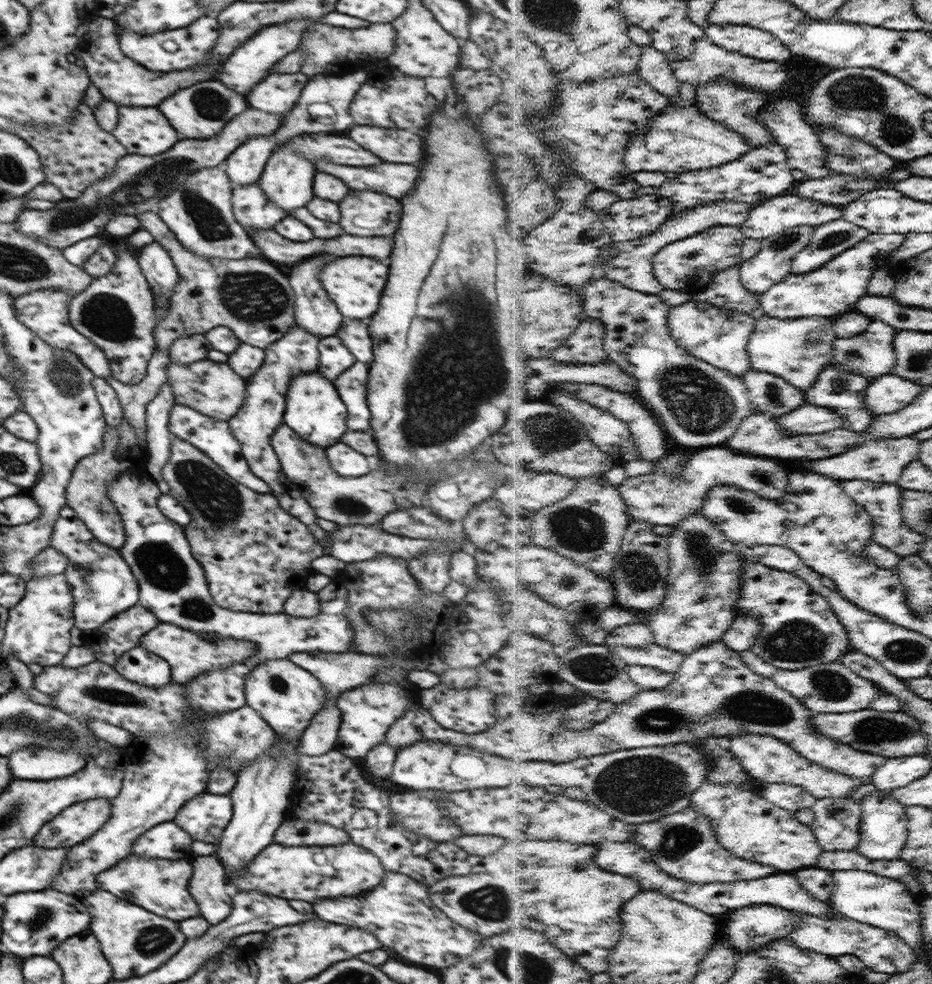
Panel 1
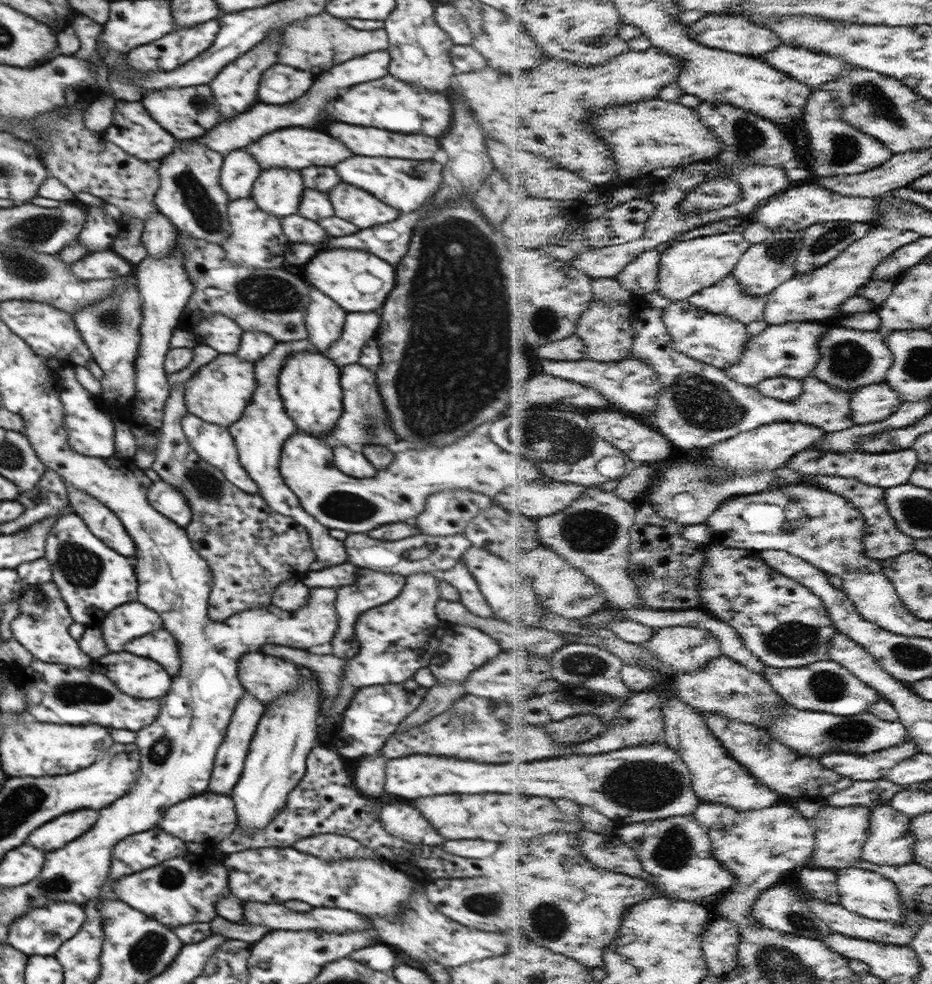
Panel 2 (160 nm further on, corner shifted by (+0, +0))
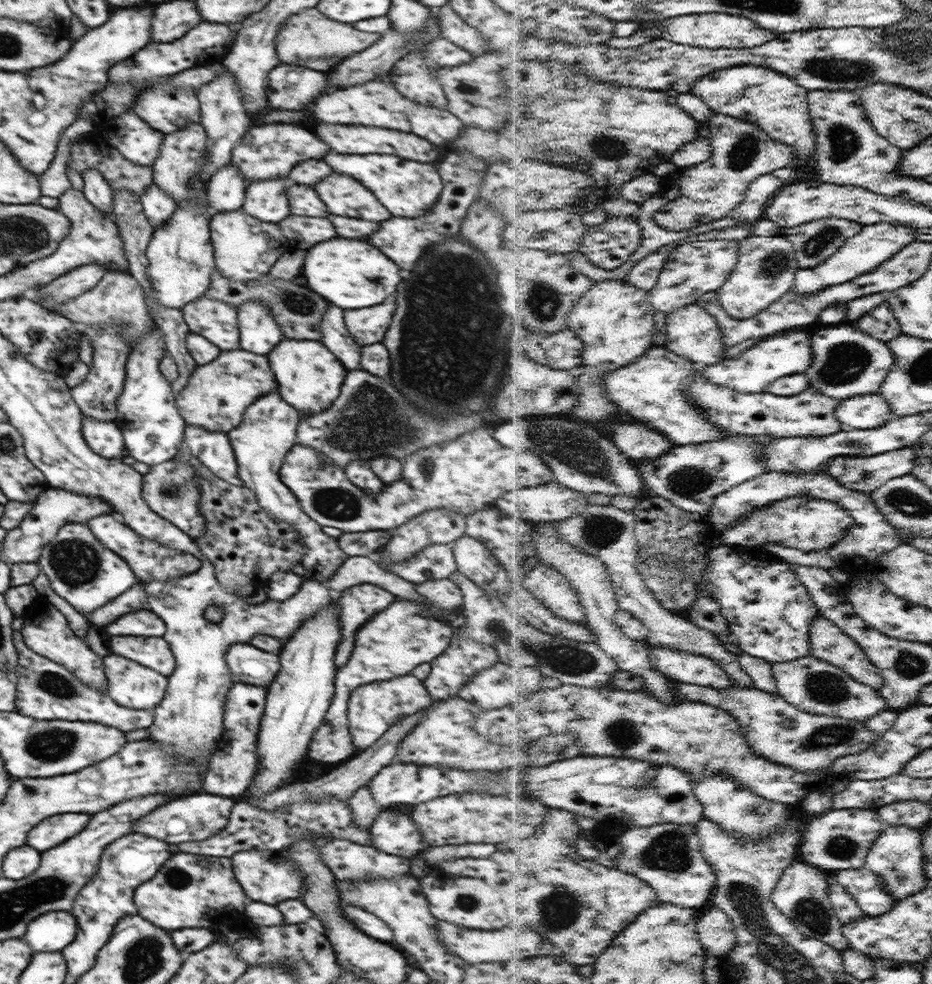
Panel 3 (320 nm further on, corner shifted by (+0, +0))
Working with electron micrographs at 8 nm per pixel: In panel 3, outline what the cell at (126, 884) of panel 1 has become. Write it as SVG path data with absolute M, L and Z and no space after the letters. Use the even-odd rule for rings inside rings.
M178 853L167 860L160 870L134 891L137 914L154 926L169 932L181 928L210 928L210 924L230 912L242 912L246 908L246 894L236 882L231 858L206 857L197 854Z

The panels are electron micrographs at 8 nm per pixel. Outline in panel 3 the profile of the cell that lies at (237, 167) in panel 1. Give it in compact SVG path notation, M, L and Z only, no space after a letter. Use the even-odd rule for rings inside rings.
M229 162L209 178L205 192L209 204L219 213L241 208L245 201L247 186L245 178Z

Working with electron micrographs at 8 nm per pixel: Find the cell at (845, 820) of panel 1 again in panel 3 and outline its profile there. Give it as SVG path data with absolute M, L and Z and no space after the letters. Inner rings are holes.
M834 809L813 818L805 828L805 842L801 856L806 862L831 873L861 869L867 866L870 851L890 824L874 809Z

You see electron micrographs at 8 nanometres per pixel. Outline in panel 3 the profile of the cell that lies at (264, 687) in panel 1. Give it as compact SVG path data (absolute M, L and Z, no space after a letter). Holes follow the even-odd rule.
M250 643L229 646L225 659L235 681L267 687L280 672L279 655L260 650Z

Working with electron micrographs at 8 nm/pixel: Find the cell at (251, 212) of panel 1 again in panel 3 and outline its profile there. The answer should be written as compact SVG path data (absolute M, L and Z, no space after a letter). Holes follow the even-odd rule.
M242 207L238 210L215 212L210 219L211 243L215 267L224 278L234 282L248 282L260 278L276 265L280 254L288 252L288 240L284 238L281 228L273 222L262 222L250 214L246 214Z

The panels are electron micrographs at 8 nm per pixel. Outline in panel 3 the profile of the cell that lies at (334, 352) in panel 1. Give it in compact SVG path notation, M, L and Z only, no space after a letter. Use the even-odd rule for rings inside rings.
M388 300L380 306L372 306L372 308L360 308L360 310L346 310L344 312L344 320L346 320L346 328L350 330L350 334L356 338L358 344L366 346L366 344L374 344L374 342L382 342L390 318L394 314L394 300Z

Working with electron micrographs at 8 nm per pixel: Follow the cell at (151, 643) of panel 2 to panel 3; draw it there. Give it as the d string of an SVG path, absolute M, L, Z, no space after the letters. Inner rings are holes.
M110 636L111 651L162 674L170 676L175 669L175 658L164 637L132 638Z

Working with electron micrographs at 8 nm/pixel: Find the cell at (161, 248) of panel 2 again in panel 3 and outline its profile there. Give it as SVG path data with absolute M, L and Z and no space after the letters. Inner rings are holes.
M152 183L140 199L143 211L154 230L169 221L171 214L177 209L175 200L156 183Z

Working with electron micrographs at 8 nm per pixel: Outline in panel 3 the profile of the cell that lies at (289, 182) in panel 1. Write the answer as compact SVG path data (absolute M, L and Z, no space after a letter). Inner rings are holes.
M288 177L249 183L245 190L243 211L262 222L278 224L290 215L286 187L292 183Z

